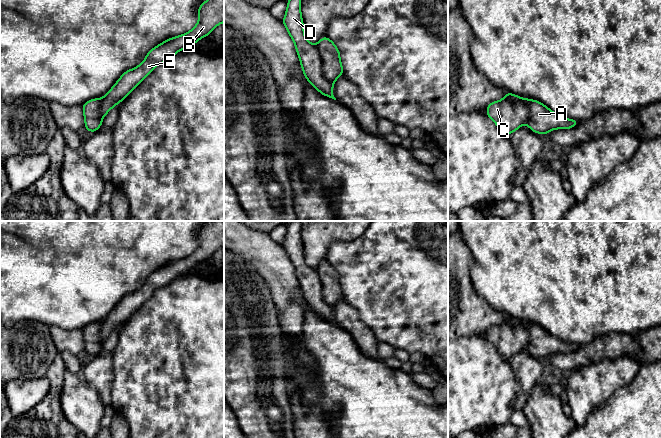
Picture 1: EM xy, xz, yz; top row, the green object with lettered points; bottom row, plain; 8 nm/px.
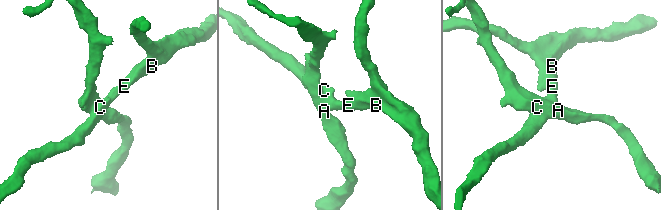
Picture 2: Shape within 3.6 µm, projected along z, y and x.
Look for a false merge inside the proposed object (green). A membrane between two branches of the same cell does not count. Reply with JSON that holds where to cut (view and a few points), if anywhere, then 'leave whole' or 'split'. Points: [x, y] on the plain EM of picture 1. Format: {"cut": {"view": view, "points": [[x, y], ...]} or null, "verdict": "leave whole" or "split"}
{"cut": {"view": "xz", "points": [[315, 269], [320, 279], [322, 298], [332, 308]]}, "verdict": "split"}

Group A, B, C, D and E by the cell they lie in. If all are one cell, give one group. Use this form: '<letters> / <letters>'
A D / B C E

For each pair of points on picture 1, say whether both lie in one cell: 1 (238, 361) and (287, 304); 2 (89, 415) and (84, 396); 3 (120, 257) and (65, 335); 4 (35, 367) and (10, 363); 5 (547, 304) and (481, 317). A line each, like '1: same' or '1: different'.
1: different
2: same
3: different
4: same
5: different

